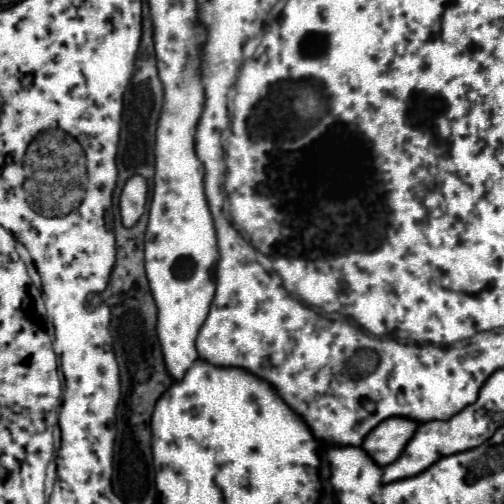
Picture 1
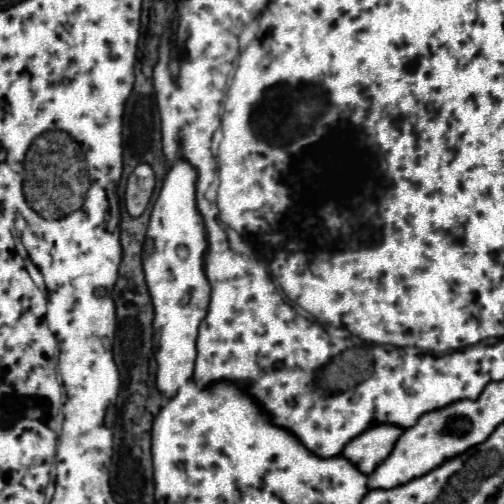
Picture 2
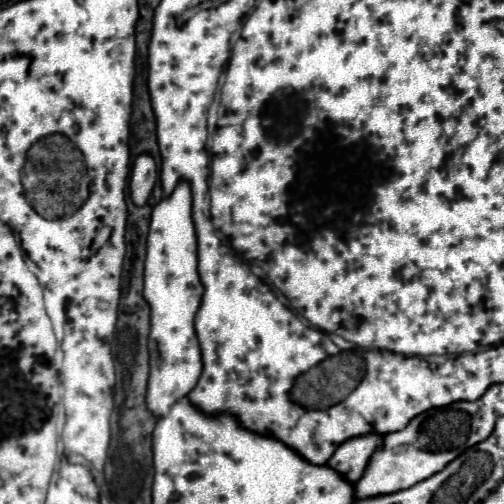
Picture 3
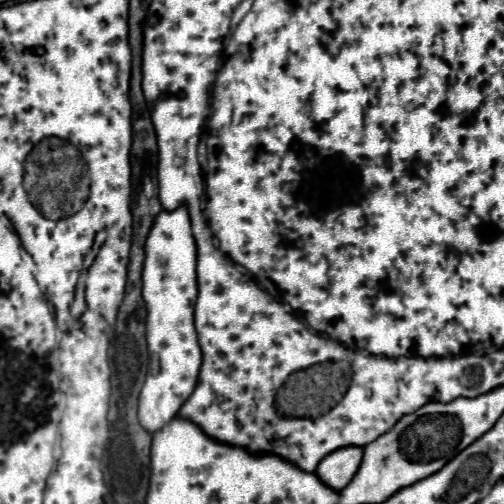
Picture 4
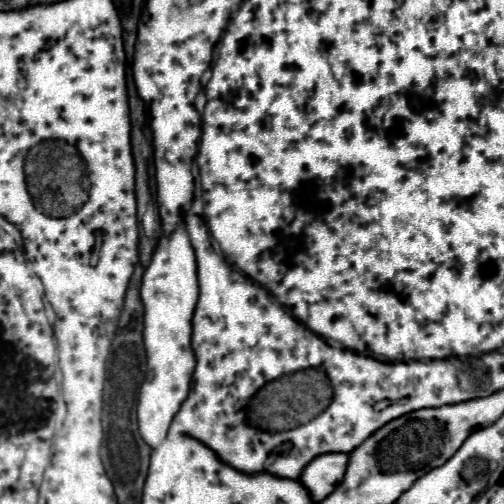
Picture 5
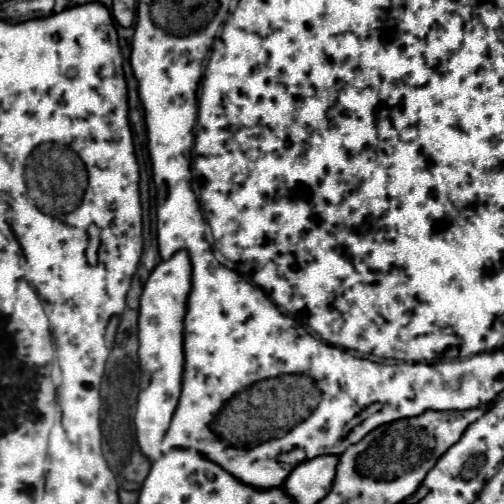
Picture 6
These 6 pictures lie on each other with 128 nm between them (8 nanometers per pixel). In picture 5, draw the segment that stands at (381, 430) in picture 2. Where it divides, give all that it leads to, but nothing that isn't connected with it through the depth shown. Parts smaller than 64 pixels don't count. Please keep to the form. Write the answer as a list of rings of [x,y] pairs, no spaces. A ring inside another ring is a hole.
[[[322,454],[316,456],[308,468],[304,468],[304,476],[300,476],[300,482],[308,488],[314,502],[322,502],[326,496],[330,496],[344,480],[344,472],[348,466],[348,454]]]

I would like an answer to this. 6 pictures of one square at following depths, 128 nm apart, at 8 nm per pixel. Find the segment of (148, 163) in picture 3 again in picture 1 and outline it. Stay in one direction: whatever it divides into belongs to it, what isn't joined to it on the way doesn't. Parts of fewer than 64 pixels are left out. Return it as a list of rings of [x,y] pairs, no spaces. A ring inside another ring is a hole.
[[[132,176],[120,194],[120,218],[124,228],[132,228],[146,208],[148,186],[142,176]]]

